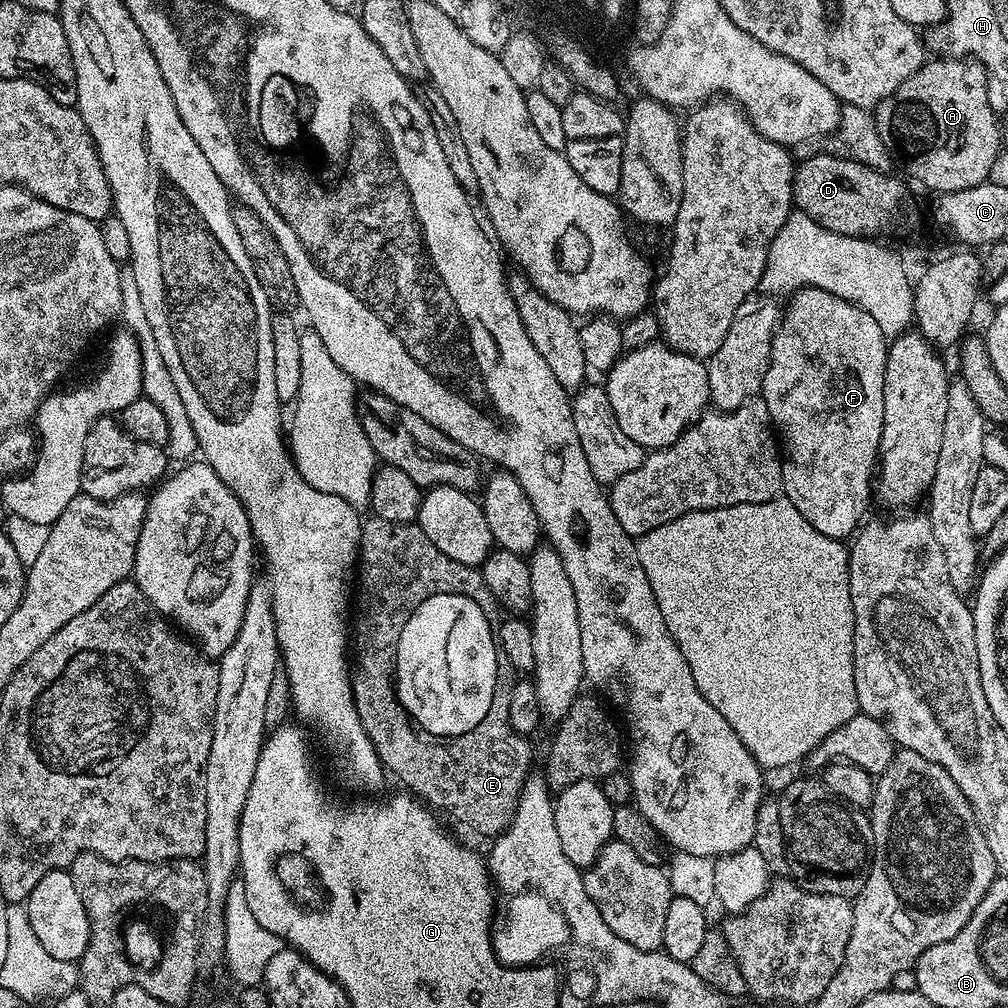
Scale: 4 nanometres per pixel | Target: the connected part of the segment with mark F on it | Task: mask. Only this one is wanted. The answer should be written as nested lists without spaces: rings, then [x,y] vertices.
[[[801,288],[791,293],[789,300],[792,301],[786,304],[780,327],[772,339],[770,366],[762,389],[766,410],[770,410],[782,445],[782,496],[810,526],[814,526],[814,530],[835,540],[844,540],[861,527],[868,500],[870,504],[874,496],[874,473],[882,442],[884,371],[889,341],[866,310],[826,290]]]

